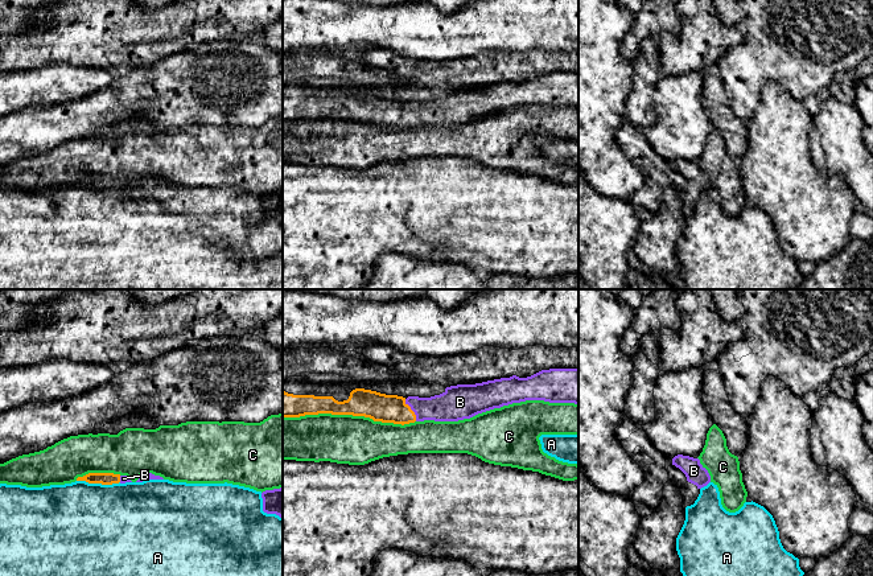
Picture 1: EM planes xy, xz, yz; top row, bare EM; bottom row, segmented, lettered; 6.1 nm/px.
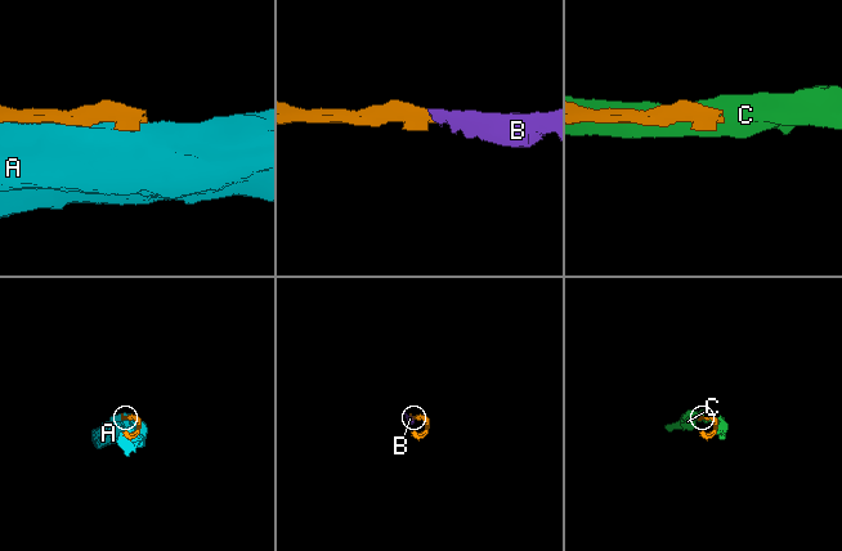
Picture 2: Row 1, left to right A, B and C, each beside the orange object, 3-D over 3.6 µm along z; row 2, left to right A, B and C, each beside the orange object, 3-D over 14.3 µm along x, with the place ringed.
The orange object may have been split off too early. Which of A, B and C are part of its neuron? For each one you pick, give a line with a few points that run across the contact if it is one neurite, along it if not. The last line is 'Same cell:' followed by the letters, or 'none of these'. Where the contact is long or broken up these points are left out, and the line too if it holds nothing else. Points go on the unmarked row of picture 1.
B: xz (387, 112), (411, 114), (451, 110)
Same cell: B

